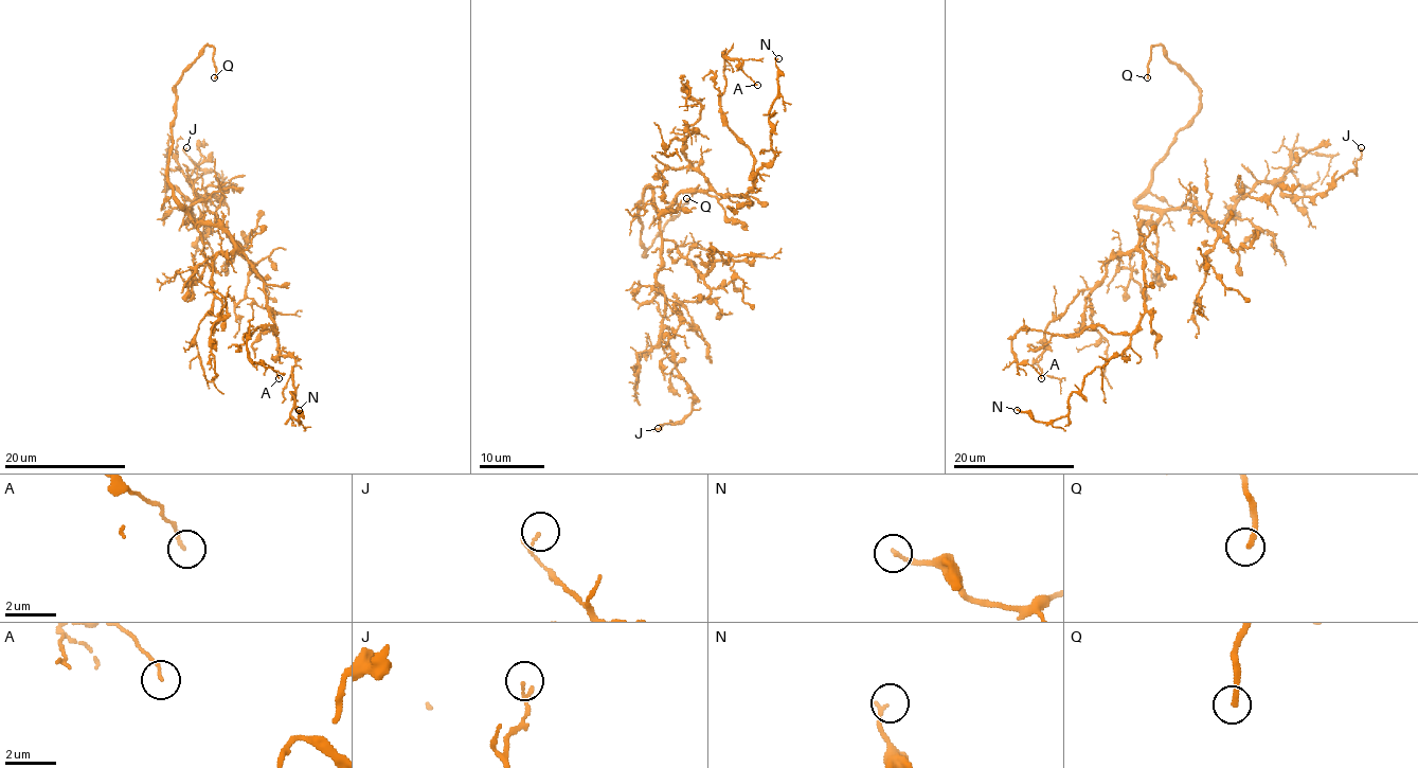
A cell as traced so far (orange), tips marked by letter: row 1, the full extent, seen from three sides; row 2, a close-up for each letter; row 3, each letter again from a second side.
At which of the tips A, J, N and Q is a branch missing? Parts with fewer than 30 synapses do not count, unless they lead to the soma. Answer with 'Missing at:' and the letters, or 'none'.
Missing at: Q

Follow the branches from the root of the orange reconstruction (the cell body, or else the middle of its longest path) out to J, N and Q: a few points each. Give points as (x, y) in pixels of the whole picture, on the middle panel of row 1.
J: (698, 191), (680, 192), (659, 216), (656, 282), (665, 300), (661, 339), (692, 392), (692, 409), (658, 428)
N: (698, 191), (746, 195), (755, 174), (773, 159), (770, 107), (778, 92), (778, 58)
Q: (698, 191), (680, 192), (661, 213), (654, 192), (644, 191), (636, 209), (646, 255), (686, 198)

